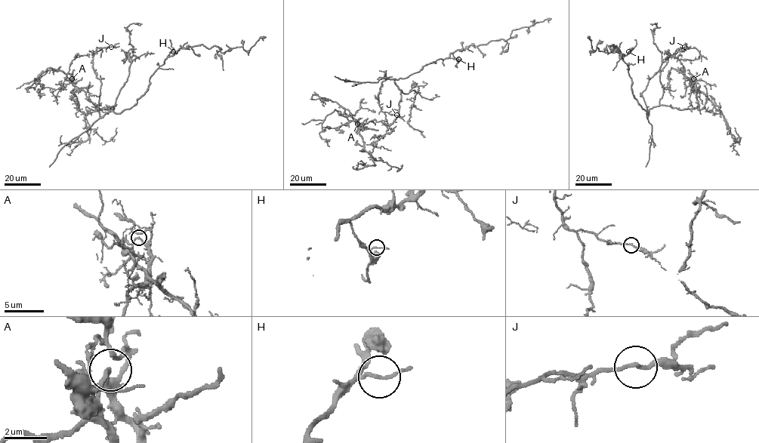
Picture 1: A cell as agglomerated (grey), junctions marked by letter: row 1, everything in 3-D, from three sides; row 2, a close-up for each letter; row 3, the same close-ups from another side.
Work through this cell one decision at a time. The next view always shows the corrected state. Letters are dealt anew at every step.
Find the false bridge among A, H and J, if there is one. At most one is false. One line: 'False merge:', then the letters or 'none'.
False merge: A

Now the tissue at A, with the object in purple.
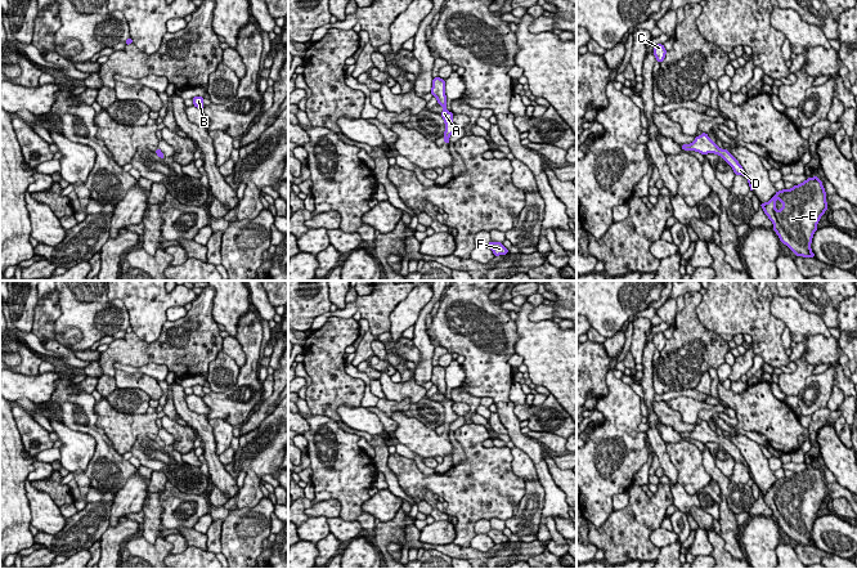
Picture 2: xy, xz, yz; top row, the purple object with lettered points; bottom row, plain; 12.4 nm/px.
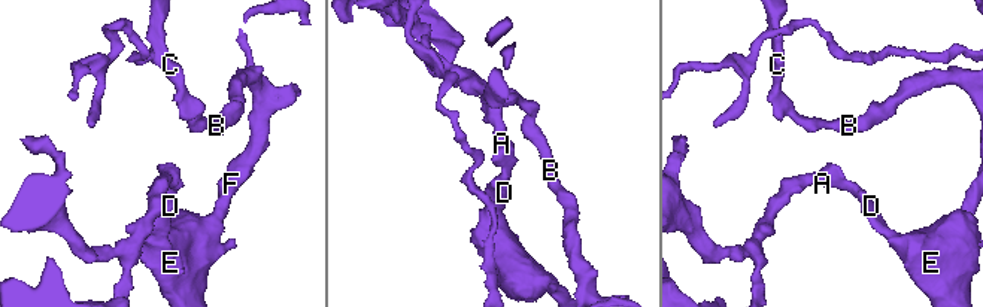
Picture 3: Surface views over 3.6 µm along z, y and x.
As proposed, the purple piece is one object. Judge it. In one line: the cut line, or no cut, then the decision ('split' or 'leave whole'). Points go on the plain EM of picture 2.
yz (722, 438), (718, 442) | split

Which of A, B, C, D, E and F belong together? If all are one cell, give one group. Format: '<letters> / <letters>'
A / B C D E F

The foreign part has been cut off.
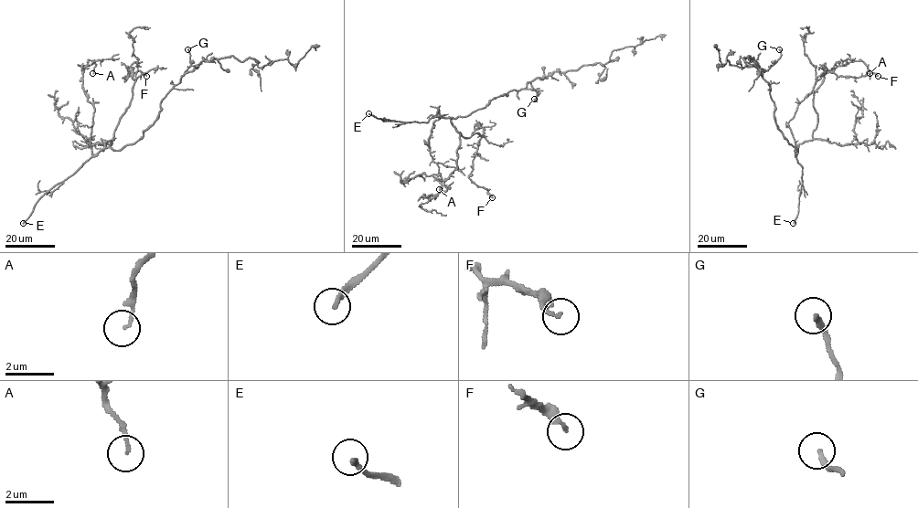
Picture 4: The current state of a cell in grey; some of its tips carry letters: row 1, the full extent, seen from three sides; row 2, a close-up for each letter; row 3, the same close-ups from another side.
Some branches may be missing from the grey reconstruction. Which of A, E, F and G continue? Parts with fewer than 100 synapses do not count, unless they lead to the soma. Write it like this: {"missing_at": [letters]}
{"missing_at": ["E"]}

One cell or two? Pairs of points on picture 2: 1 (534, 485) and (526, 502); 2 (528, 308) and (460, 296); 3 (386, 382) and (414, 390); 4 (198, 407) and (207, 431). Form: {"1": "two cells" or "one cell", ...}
{"1": "one cell", "2": "two cells", "3": "one cell", "4": "two cells"}

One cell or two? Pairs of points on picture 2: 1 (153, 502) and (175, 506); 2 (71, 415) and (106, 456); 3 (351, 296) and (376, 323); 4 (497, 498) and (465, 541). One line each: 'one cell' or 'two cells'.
1: two cells
2: one cell
3: two cells
4: one cell

